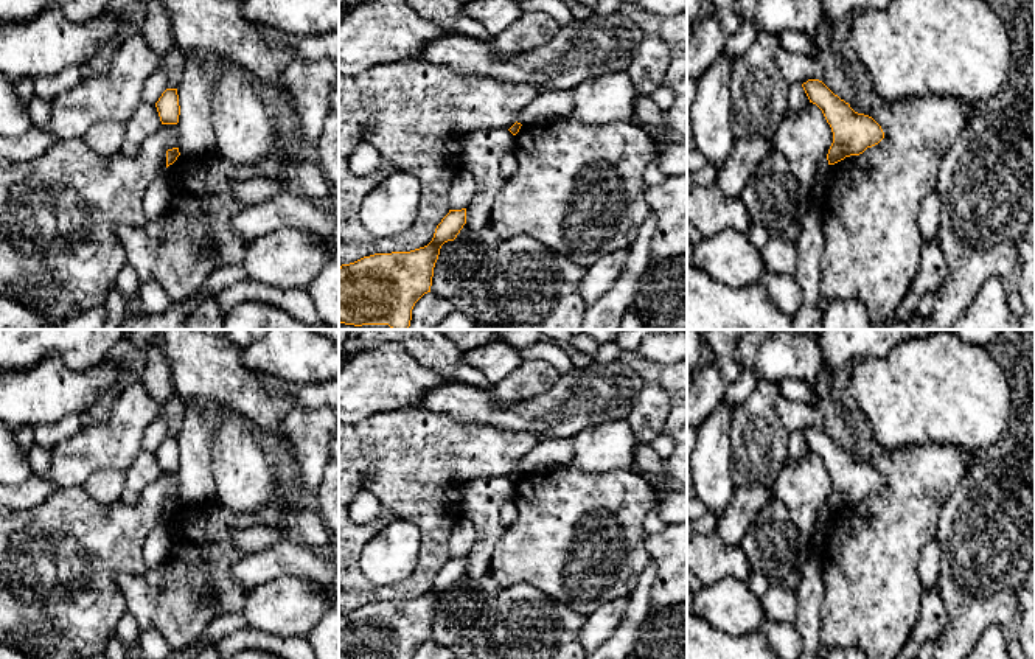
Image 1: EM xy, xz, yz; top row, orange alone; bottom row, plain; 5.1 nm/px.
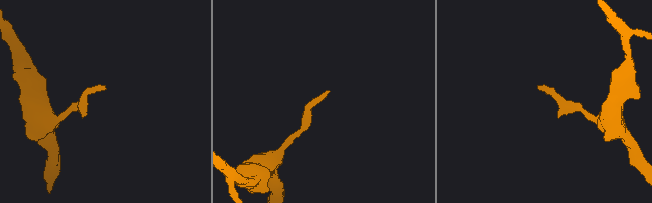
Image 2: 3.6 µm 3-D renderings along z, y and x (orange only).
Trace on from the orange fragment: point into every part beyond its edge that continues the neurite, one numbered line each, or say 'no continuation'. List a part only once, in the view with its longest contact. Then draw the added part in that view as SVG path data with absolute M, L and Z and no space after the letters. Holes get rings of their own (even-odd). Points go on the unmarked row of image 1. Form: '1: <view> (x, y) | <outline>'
no continuation

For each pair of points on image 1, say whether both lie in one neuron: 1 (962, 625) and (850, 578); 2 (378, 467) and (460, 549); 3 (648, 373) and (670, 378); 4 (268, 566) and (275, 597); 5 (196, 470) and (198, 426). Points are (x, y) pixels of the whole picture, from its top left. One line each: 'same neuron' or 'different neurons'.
1: different neurons
2: different neurons
3: same neuron
4: different neurons
5: same neuron

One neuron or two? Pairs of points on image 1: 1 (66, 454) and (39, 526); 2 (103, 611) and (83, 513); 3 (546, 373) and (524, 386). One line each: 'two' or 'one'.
1: two
2: one
3: one

